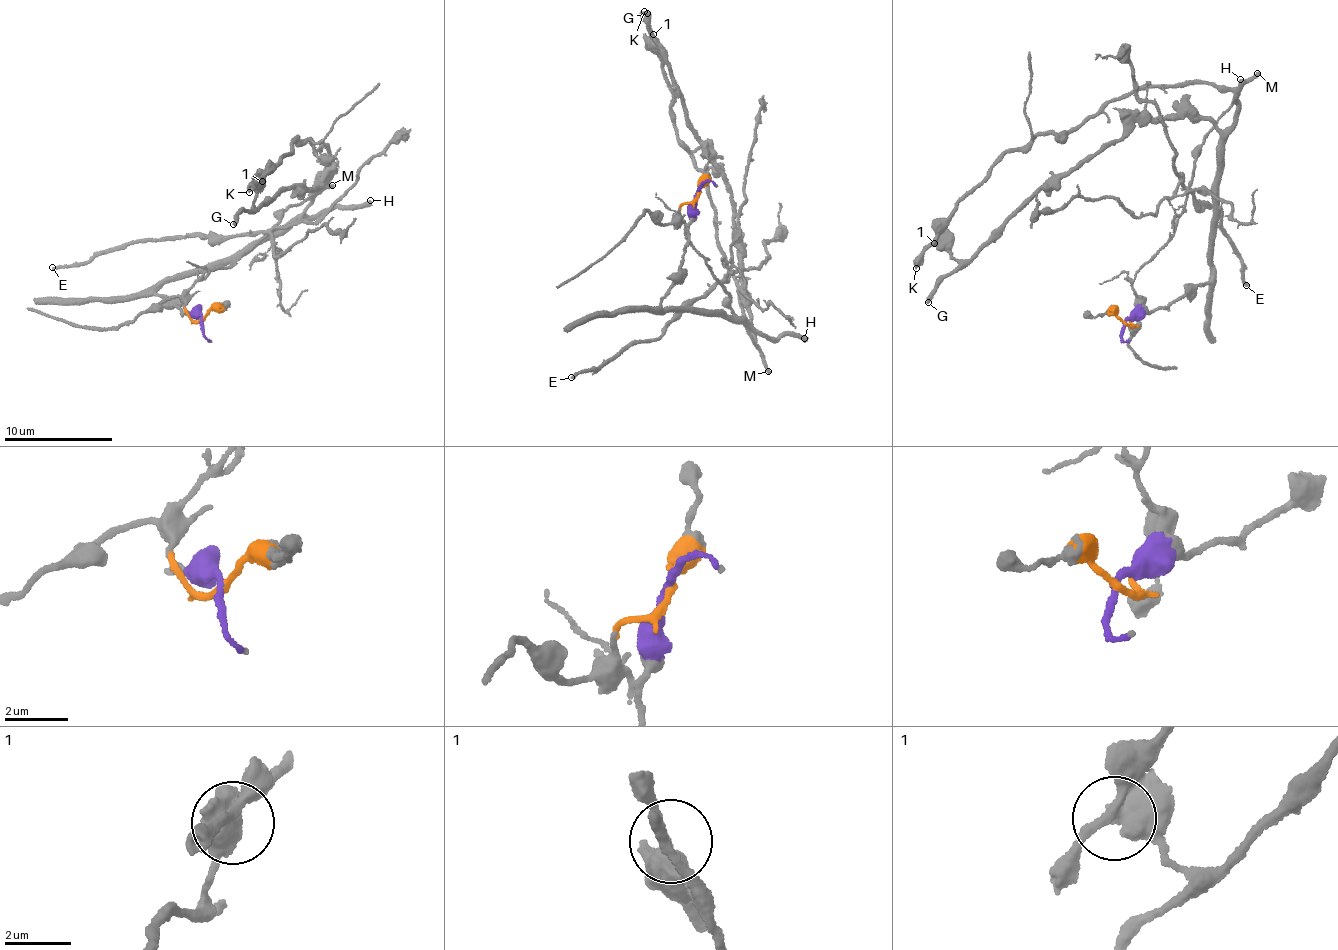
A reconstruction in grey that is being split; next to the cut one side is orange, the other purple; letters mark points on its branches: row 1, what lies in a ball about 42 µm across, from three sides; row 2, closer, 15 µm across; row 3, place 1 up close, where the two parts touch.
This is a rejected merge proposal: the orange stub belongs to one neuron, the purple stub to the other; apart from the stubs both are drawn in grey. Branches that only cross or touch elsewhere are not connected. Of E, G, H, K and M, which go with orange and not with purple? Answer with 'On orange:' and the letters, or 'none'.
On orange: E, K, M

